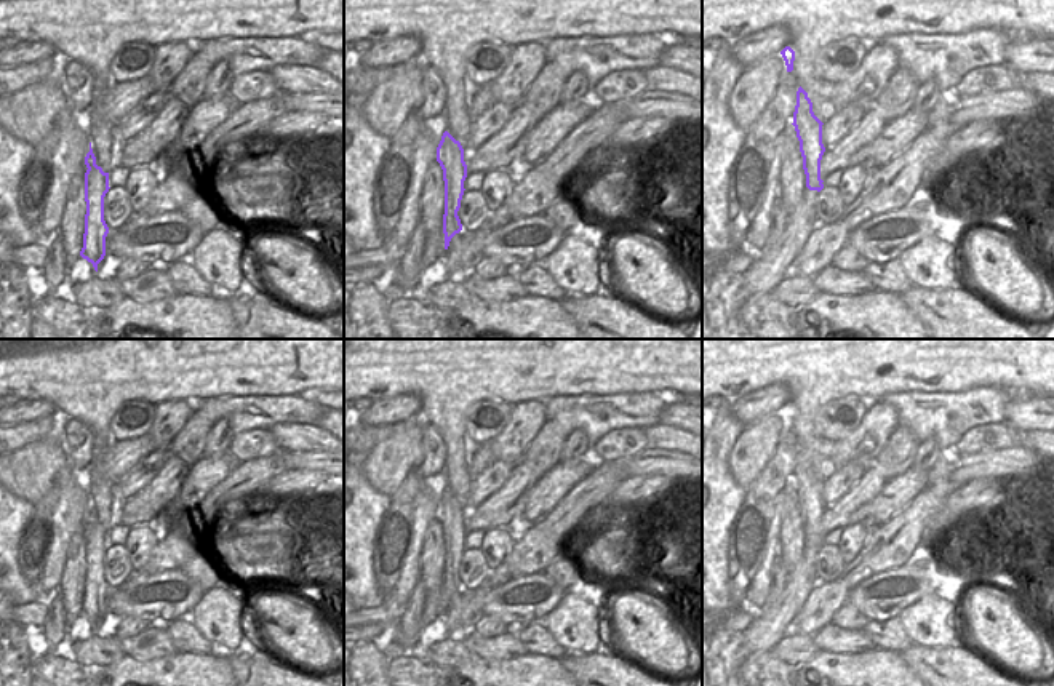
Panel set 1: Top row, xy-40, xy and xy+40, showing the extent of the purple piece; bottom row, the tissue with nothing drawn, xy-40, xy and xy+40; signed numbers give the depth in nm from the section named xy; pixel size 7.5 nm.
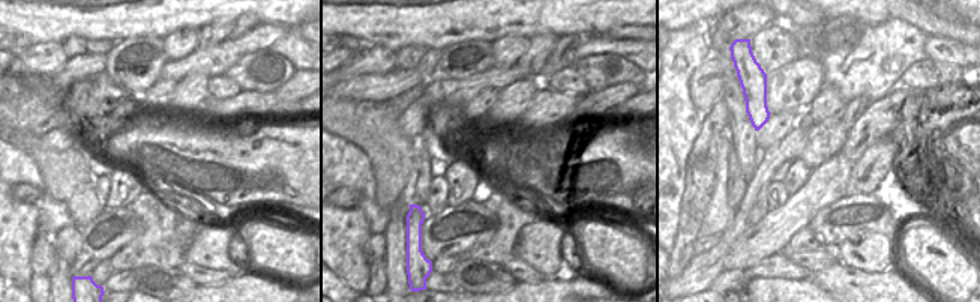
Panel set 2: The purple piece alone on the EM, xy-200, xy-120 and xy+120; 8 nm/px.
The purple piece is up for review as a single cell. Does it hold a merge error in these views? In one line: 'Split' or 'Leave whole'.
Leave whole.

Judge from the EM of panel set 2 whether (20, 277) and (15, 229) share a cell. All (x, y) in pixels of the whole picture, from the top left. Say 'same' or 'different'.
same

